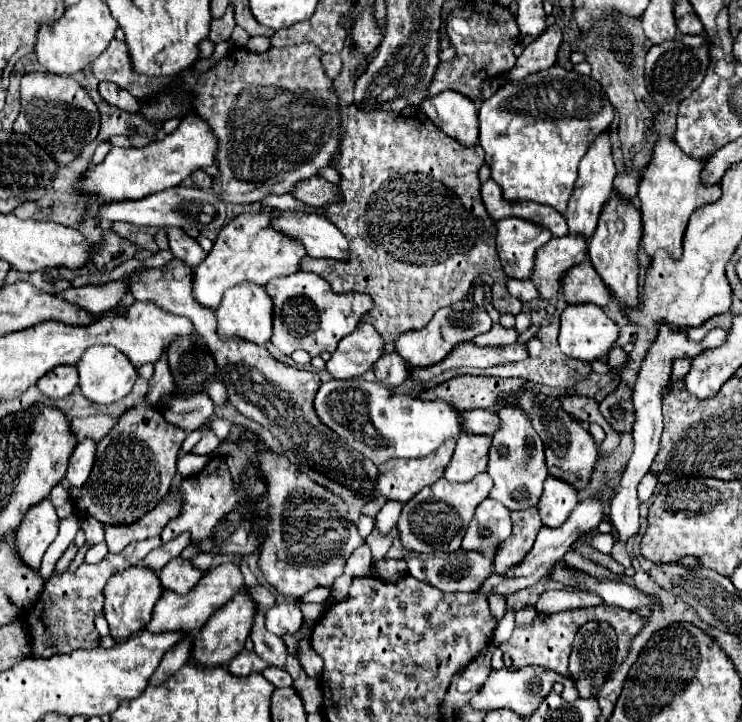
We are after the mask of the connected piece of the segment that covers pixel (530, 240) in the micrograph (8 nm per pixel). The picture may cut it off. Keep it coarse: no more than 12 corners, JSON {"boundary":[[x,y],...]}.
{"boundary":[[526,220],[496,222],[506,276],[530,280],[536,250],[550,236]]}

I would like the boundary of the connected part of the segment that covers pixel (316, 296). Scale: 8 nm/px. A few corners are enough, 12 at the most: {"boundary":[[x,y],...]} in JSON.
{"boundary":[[304,270],[272,278],[270,340],[332,354],[374,306]]}

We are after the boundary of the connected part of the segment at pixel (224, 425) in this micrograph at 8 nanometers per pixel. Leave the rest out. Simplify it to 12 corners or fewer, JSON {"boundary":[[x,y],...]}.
{"boundary":[[212,418],[210,428],[220,440],[228,436],[232,422]]}

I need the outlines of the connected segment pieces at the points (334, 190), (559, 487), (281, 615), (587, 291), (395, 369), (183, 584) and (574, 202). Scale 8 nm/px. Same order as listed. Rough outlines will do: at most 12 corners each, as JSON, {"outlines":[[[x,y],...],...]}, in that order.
{"outlines":[[[320,176],[296,184],[292,196],[308,206],[342,200],[340,188]],[[548,476],[538,502],[542,524],[560,526],[578,502],[578,492]],[[292,602],[266,610],[266,628],[276,636],[296,634],[302,612]],[[588,258],[564,272],[568,304],[610,304]],[[398,352],[384,354],[374,364],[376,378],[398,386],[408,376],[408,364]],[[178,556],[160,570],[166,590],[188,594],[206,572]],[[610,130],[584,154],[564,214],[570,234],[592,236],[612,196]]]}

